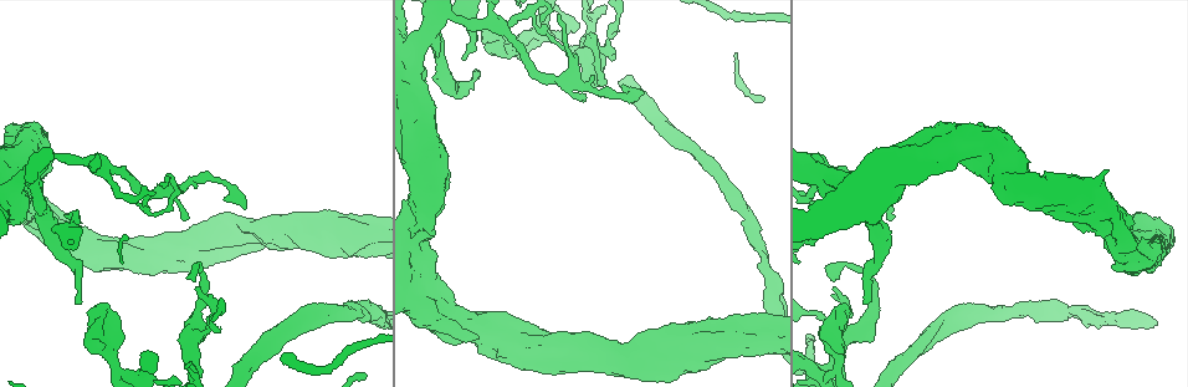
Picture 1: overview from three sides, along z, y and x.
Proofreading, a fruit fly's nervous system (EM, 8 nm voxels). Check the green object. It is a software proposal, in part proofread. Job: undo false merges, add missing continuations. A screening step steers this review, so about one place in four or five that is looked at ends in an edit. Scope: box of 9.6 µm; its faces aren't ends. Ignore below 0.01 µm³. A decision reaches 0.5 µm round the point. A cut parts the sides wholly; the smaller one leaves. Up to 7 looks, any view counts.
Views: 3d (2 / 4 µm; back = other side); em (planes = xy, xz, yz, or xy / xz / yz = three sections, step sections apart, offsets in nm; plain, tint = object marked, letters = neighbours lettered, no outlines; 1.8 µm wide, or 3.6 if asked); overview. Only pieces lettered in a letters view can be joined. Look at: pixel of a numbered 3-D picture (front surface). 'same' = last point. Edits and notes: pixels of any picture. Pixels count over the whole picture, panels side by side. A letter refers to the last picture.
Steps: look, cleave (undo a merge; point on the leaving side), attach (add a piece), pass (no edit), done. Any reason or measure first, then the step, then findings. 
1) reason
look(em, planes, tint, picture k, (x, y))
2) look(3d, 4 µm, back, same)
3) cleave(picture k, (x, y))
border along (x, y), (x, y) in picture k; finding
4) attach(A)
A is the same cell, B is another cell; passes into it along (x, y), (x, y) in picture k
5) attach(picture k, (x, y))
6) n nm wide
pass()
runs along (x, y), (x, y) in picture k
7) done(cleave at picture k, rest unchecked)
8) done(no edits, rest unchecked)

abrupt turn
look(em, 3.6 µm, planes, letters, picture 1, (174, 244))

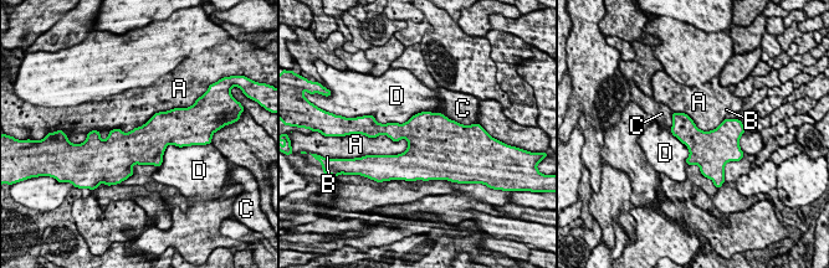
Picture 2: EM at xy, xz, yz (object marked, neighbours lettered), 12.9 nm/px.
A touches over 1050 nm
pass()
A, B, C and D are other cells; border along (173, 108), (105, 139), (97, 132) in picture 2; continuous, no second cell

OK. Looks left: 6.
stops while still wide
look(em, yz, step 8, letters, picture 1, (82, 223))

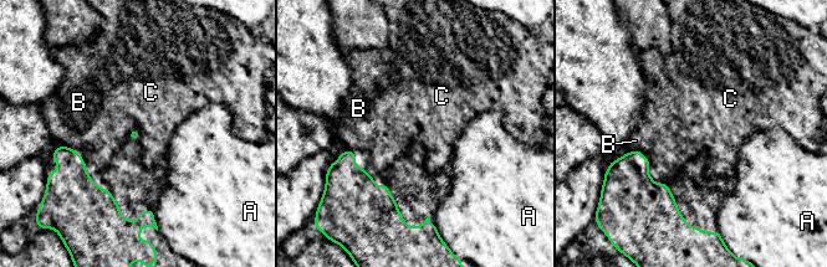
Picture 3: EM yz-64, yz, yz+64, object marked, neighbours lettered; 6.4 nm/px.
pass()
A, B and C are other cells; border along (136, 127), (141, 134) in picture 3; no lettered piece goes on from it

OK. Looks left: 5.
calibre changes
look(3d, 4 µm, picture 1, (822, 176))

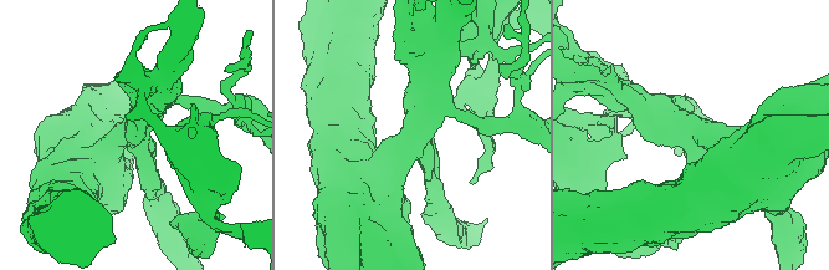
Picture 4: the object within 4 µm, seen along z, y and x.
4 arms; shape alone is not enough
look(em, xy, step 8, tint, picture 4, (694, 130))

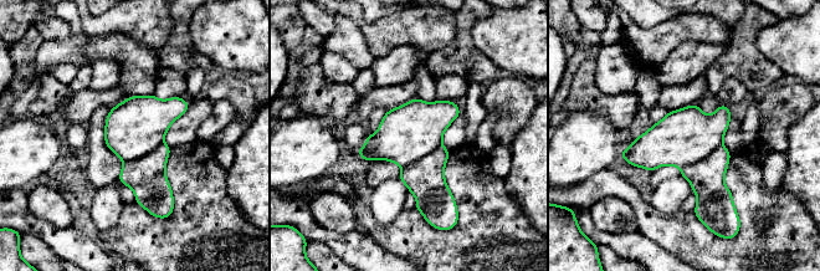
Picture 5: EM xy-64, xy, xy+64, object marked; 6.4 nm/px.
look(em, planes, letters, same)

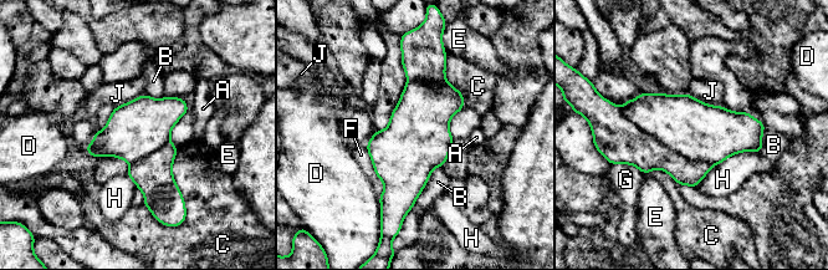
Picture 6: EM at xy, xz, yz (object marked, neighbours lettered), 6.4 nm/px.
cleave(picture 6, (628, 144))
A, B, C, D, E, F, G, H and J are other cells; the part that leaves runs along (620, 117), (653, 154), (705, 169) in picture 6; two cells meet here

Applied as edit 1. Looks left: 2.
done(cleave at picture 6, rest unchecked)

